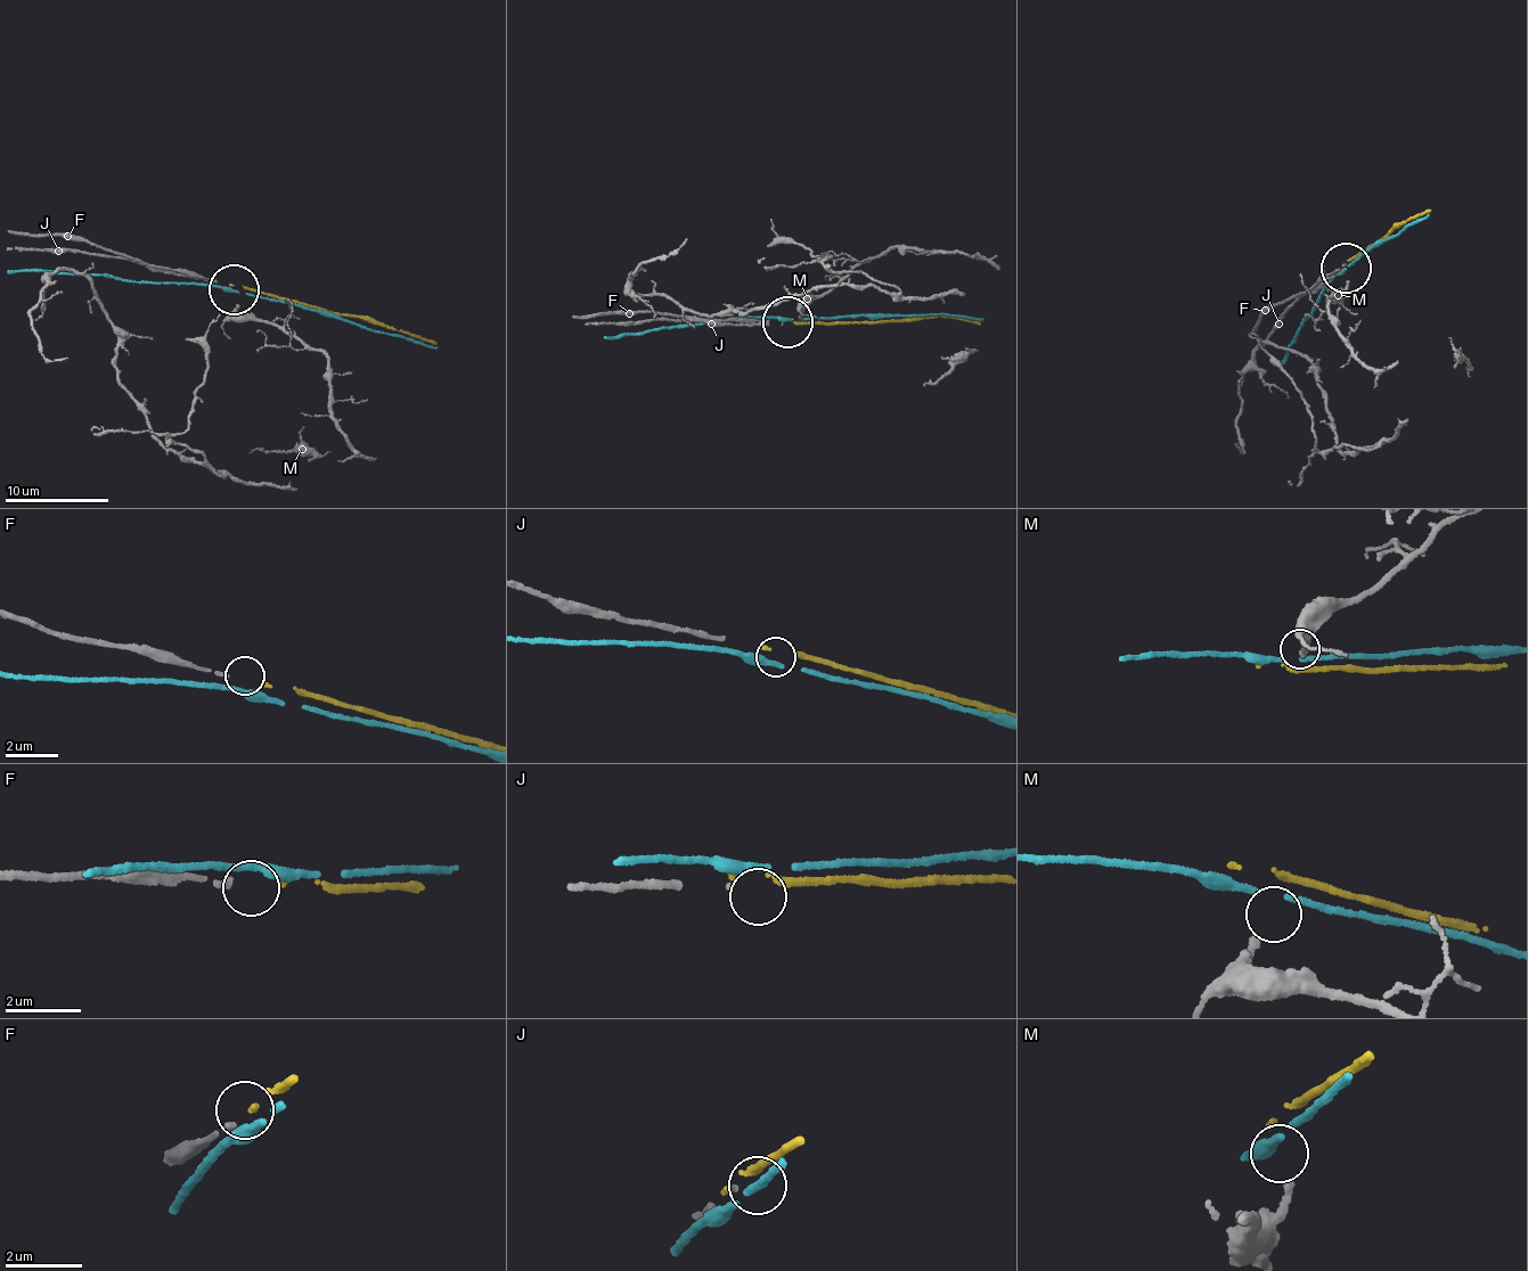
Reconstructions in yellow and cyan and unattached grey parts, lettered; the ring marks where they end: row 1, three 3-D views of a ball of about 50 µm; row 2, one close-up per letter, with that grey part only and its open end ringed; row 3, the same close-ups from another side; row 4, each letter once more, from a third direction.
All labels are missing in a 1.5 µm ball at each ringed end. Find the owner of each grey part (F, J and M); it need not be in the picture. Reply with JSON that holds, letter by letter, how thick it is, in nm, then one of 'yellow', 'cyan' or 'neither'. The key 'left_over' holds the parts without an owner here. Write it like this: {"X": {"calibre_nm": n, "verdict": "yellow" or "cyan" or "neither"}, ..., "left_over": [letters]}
{"F": {"calibre_nm": 130, "verdict": "yellow"}, "J": {"calibre_nm": 50, "verdict": "neither"}, "M": {"calibre_nm": 220, "verdict": "neither"}, "left_over": ["J", "M"]}

